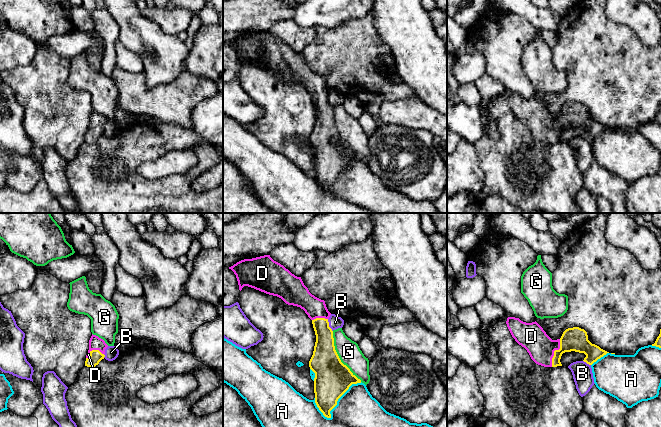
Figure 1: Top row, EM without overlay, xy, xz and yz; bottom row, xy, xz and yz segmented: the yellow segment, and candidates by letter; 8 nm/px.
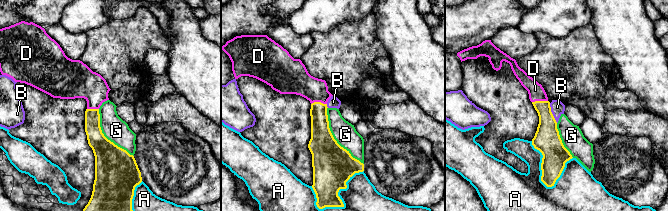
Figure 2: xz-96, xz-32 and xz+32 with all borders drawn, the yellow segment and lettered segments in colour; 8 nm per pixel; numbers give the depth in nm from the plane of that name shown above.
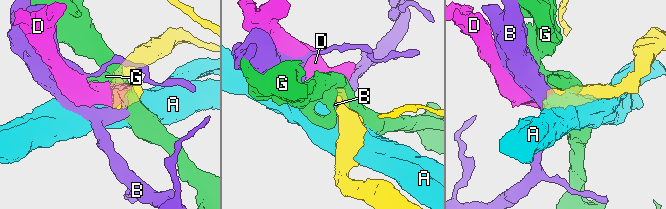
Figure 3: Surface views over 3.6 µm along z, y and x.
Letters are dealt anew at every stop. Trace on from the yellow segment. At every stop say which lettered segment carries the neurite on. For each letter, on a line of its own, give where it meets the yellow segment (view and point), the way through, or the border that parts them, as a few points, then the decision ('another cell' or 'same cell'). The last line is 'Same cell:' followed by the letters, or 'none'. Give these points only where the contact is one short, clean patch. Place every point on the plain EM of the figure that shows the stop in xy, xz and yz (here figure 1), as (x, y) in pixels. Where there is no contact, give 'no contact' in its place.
A: meets yellow in xz at (336, 180); another cell
B: meets yellow in xz at (328, 101); border along xz (327, 95), (328, 102), (332, 107); another cell
D: meets yellow in yz at (554, 128); runs through yz (575, 115), (563, 120), (554, 128), (547, 128), (531, 112); same cell
G: meets yellow in xz at (338, 132); another cell
Same cell: D

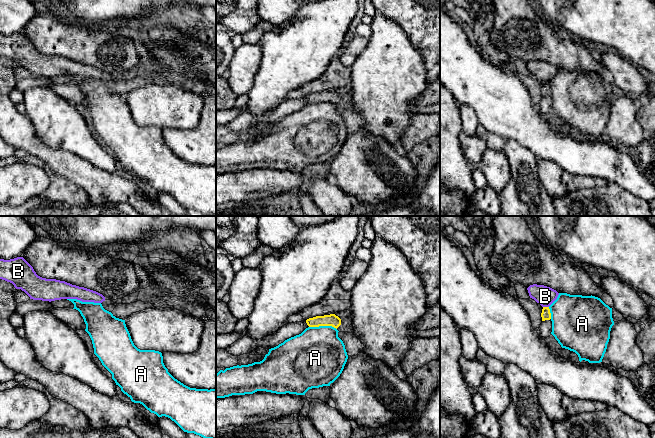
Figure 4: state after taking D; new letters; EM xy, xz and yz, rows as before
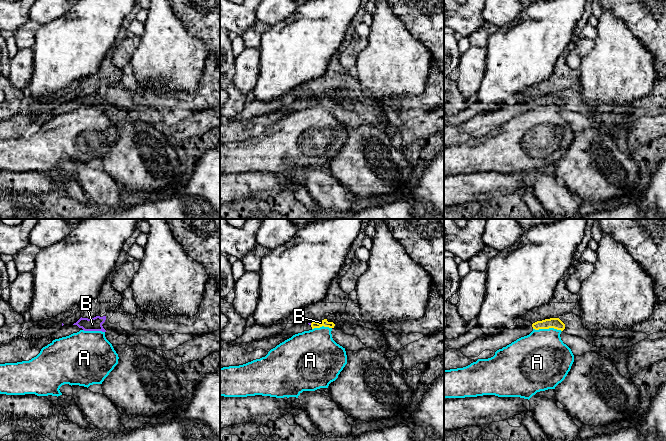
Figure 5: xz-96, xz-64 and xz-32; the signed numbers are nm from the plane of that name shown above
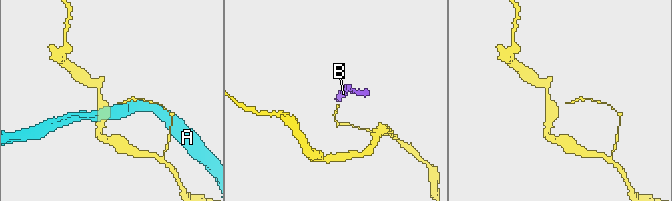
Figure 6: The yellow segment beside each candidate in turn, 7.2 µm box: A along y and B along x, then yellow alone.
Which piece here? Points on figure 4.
A: meets yellow in xz at (323, 101); another cell
B: meets yellow in yz at (546, 83); border along yz (543, 82), (548, 83); another cell
Same cell: none

